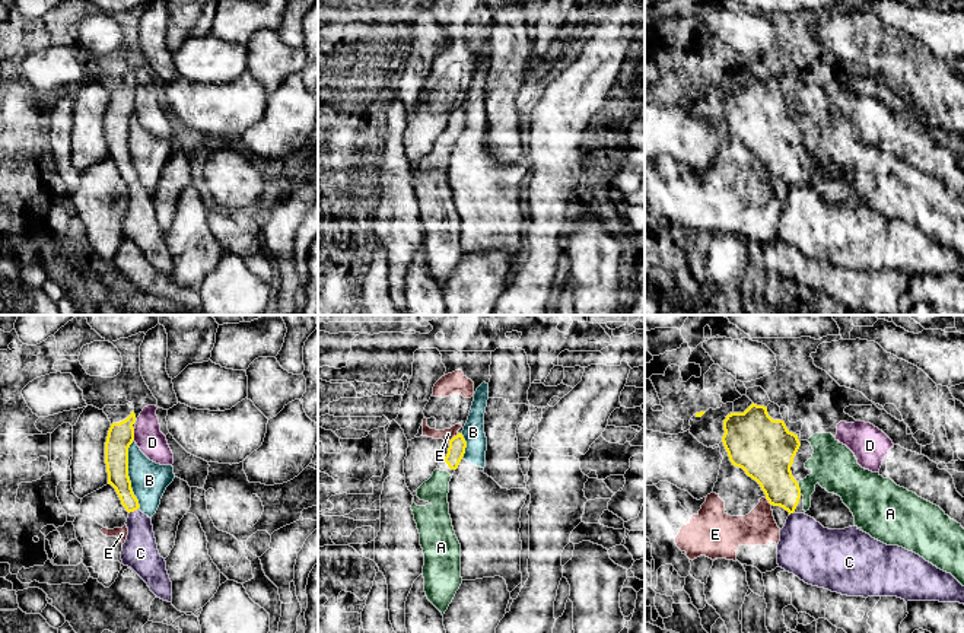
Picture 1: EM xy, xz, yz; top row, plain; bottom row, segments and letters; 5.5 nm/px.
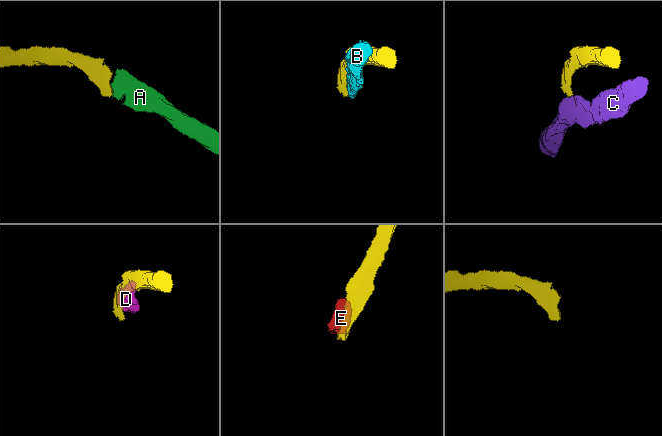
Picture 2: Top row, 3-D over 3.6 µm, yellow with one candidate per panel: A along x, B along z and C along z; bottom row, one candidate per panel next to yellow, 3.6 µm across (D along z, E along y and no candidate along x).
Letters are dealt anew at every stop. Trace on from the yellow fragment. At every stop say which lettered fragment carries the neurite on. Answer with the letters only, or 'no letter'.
A

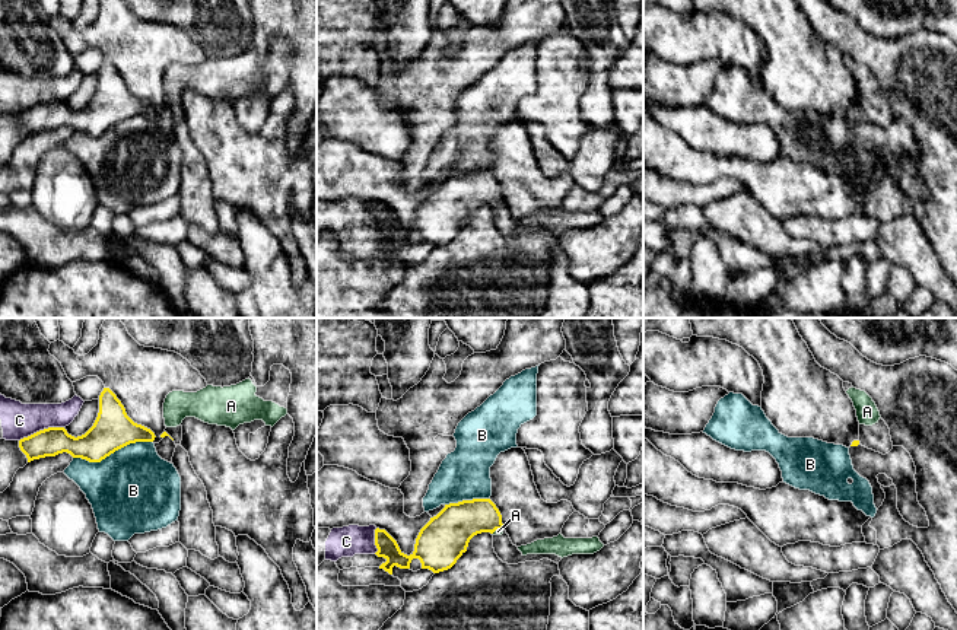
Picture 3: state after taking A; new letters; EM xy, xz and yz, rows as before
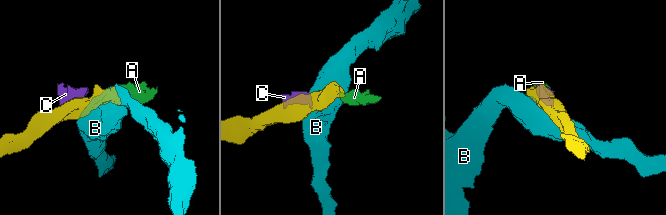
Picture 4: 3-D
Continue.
A

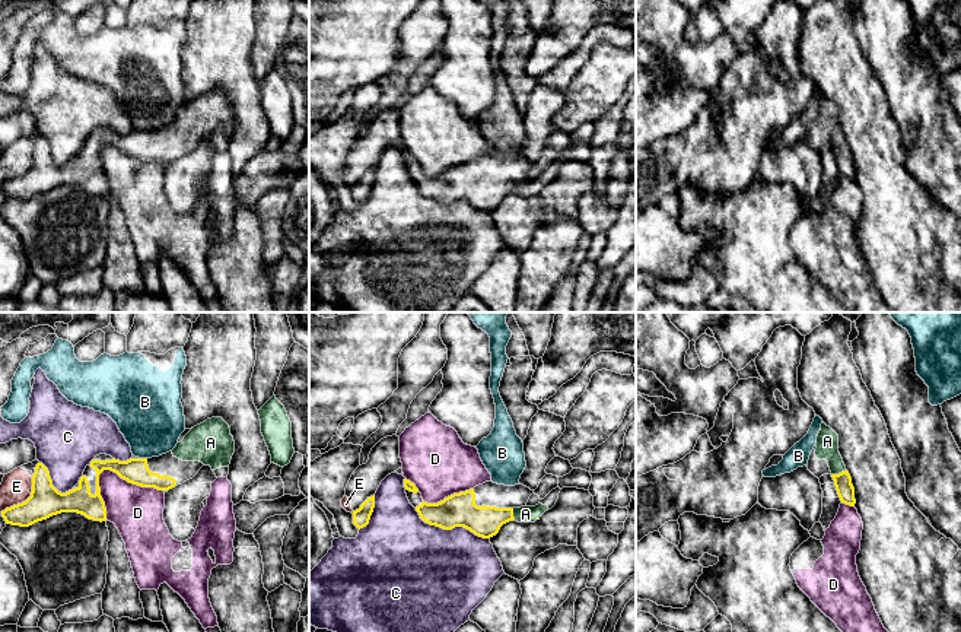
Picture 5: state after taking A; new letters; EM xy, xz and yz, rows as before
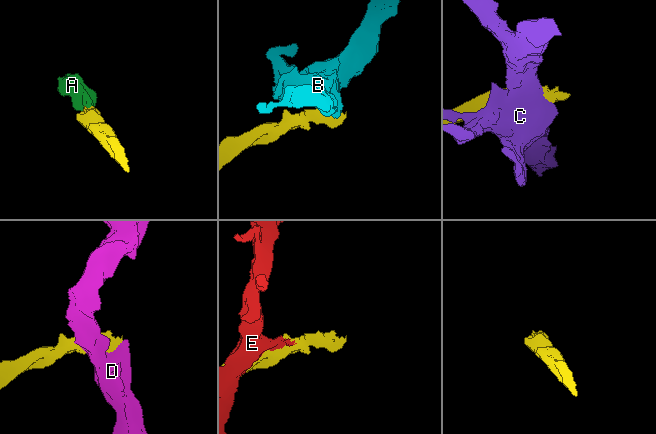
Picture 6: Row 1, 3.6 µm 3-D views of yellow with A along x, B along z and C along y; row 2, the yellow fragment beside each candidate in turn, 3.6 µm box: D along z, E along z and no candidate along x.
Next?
A

